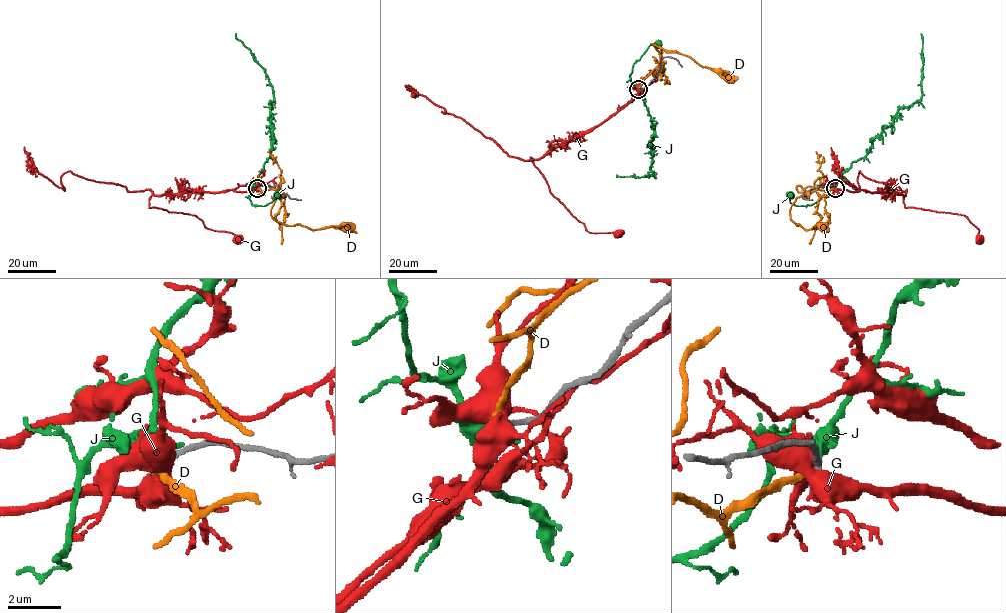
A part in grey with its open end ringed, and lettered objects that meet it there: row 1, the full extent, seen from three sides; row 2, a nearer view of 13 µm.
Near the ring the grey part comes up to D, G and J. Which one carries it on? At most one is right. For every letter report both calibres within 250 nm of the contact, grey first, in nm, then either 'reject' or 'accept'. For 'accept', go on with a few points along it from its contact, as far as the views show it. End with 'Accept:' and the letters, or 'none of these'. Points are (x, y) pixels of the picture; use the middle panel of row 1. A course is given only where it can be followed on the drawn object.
D: 260 nm thick on the grey side, 170 nm on the other; reject
G: 280 nm thick on the grey side, 650 nm on the other; reject
J: 280 nm thick on the grey side, 260 nm on the other; reject
Accept: none of these

